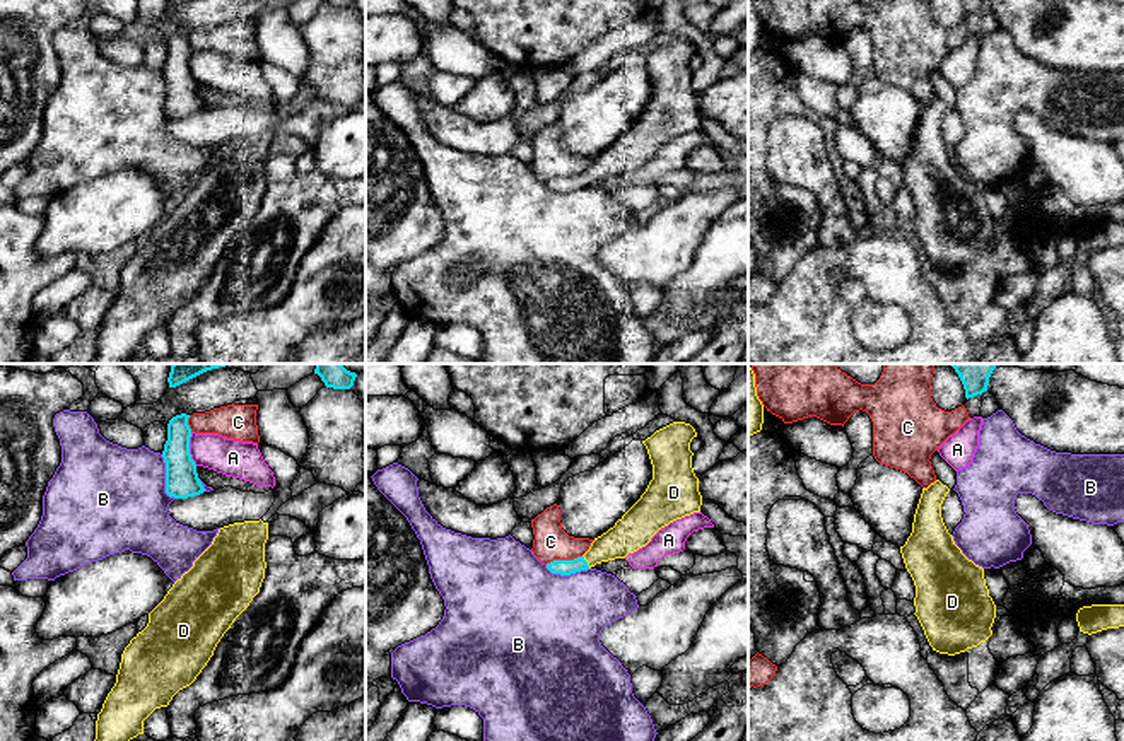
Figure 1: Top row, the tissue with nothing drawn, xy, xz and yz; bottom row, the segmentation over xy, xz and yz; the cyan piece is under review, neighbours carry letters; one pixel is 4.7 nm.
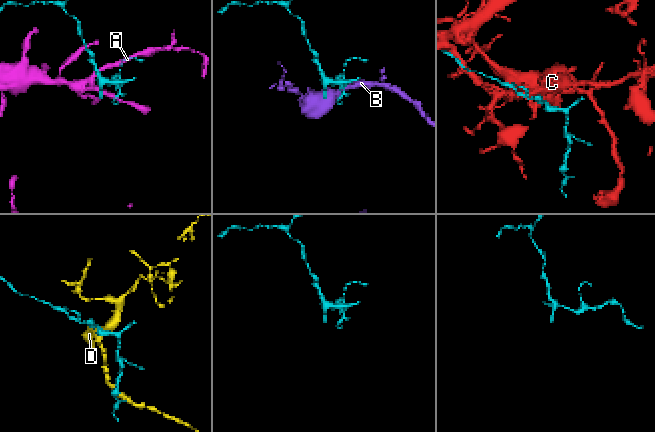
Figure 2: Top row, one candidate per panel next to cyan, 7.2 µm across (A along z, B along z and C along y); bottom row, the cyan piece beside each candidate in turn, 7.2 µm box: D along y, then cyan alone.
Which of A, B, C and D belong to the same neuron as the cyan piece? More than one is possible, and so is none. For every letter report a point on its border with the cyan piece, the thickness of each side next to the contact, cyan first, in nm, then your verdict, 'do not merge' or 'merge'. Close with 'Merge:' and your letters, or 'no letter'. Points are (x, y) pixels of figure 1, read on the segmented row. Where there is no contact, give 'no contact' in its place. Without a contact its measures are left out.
A: meets cyan in xy at (188, 449); 160 nm thick on the cyan side, 180 nm on the other; do not merge
B: meets cyan in xy at (166, 478); 160 nm thick on the cyan side, 460 nm on the other; do not merge
C: meets cyan in xz at (562, 560); 80 nm thick on the cyan side, 160 nm on the other; do not merge
D: meets cyan in xz at (586, 562); 80 nm thick on the cyan side, 160 nm on the other; merge
Merge: D

